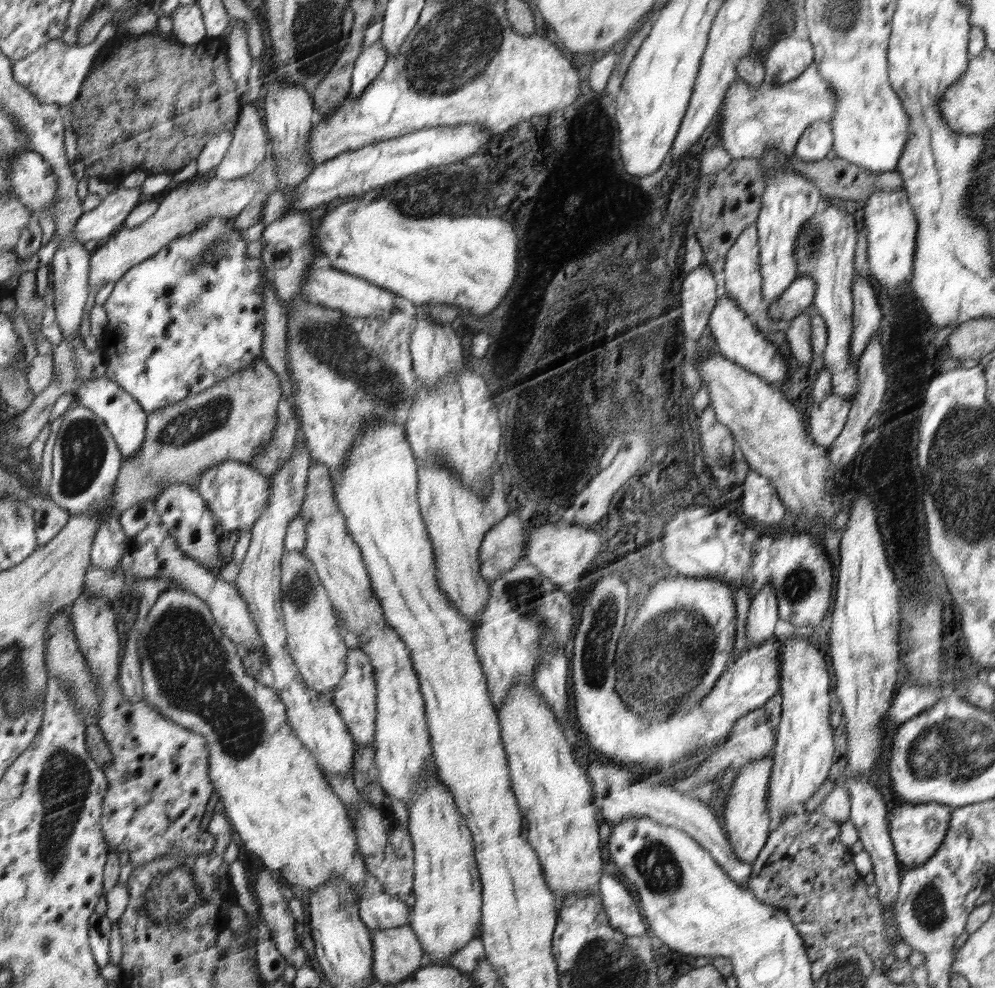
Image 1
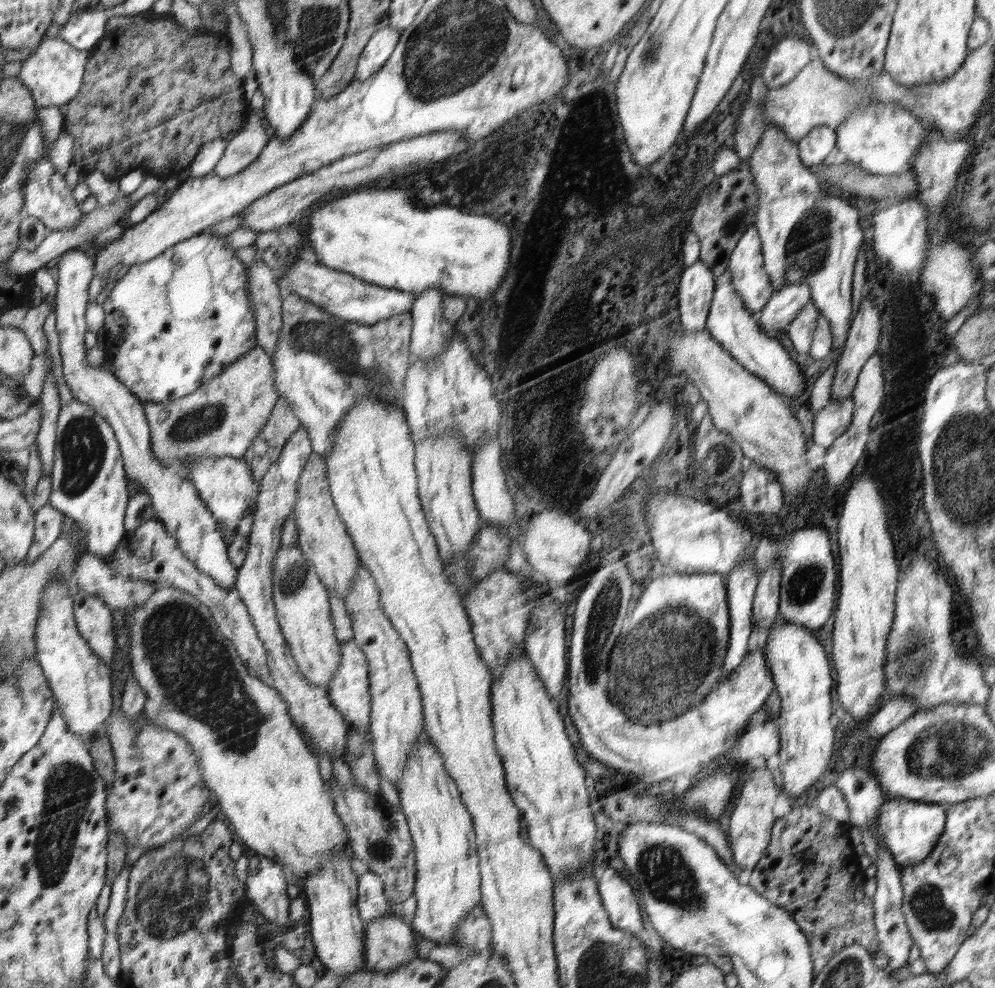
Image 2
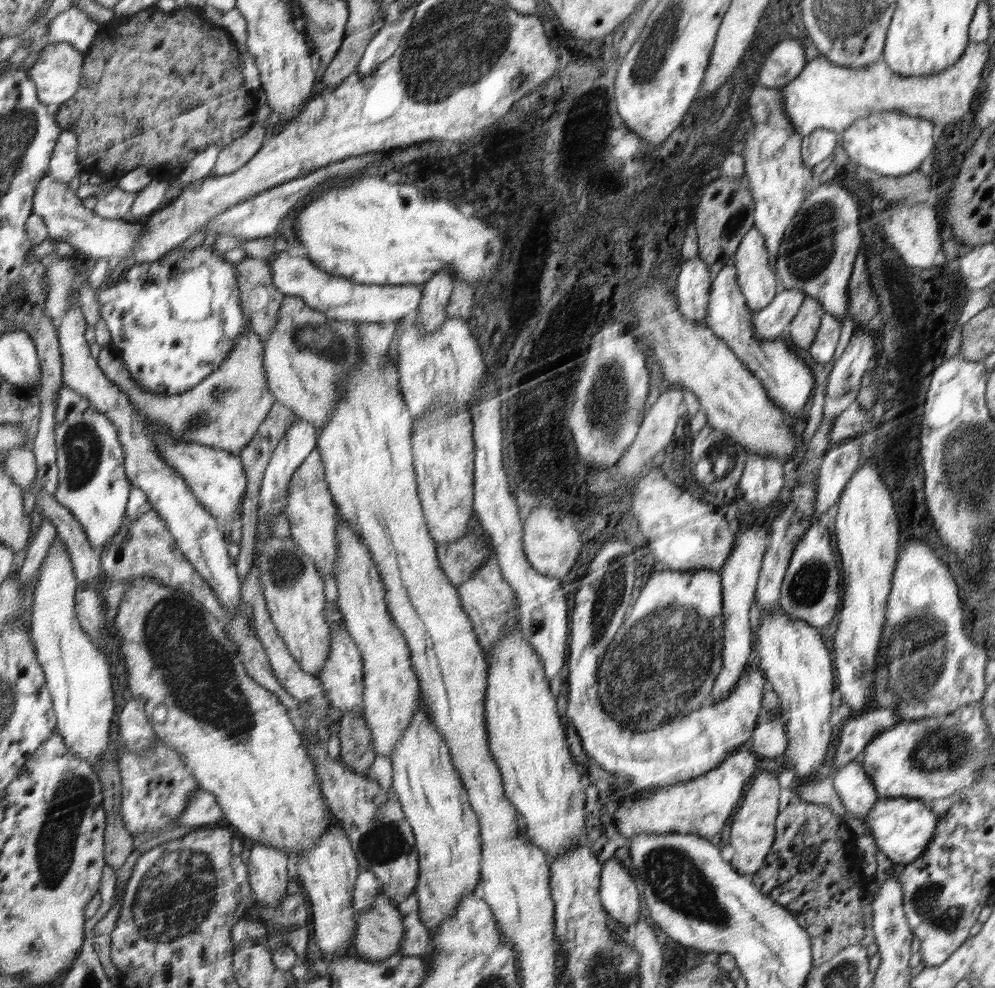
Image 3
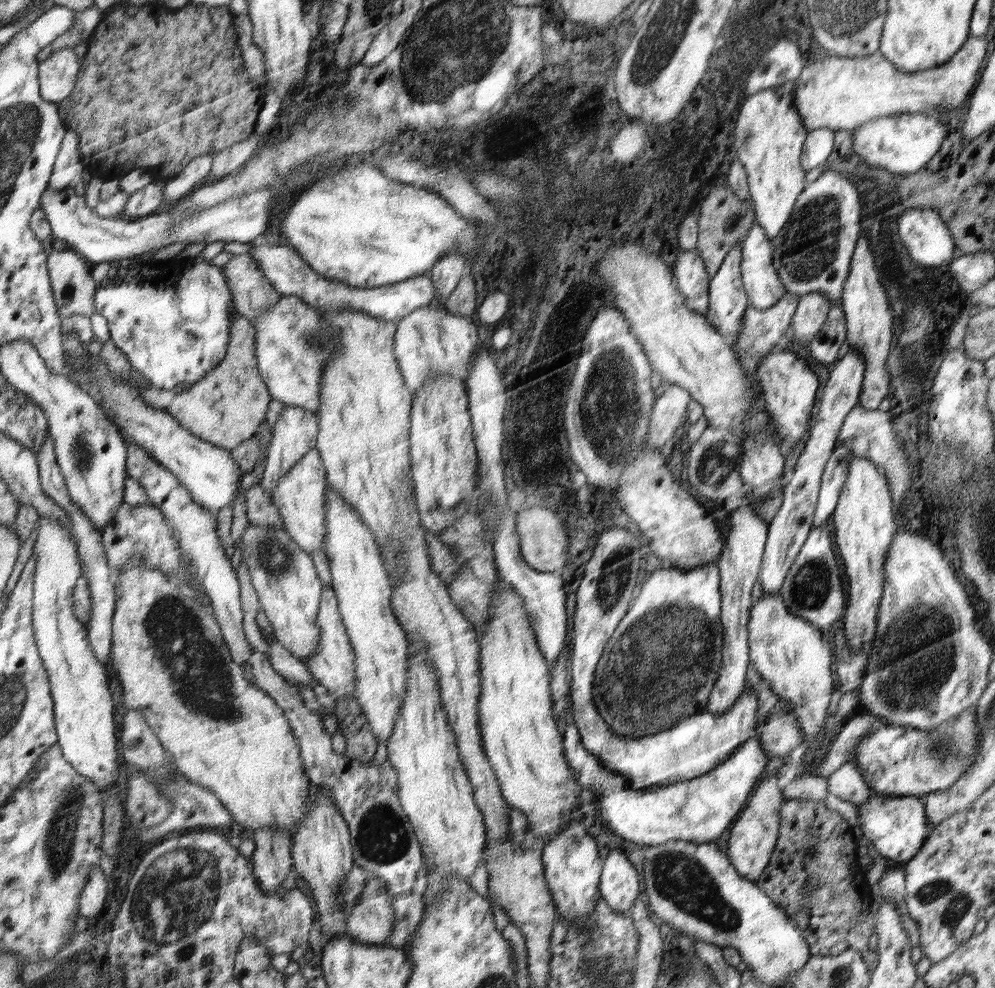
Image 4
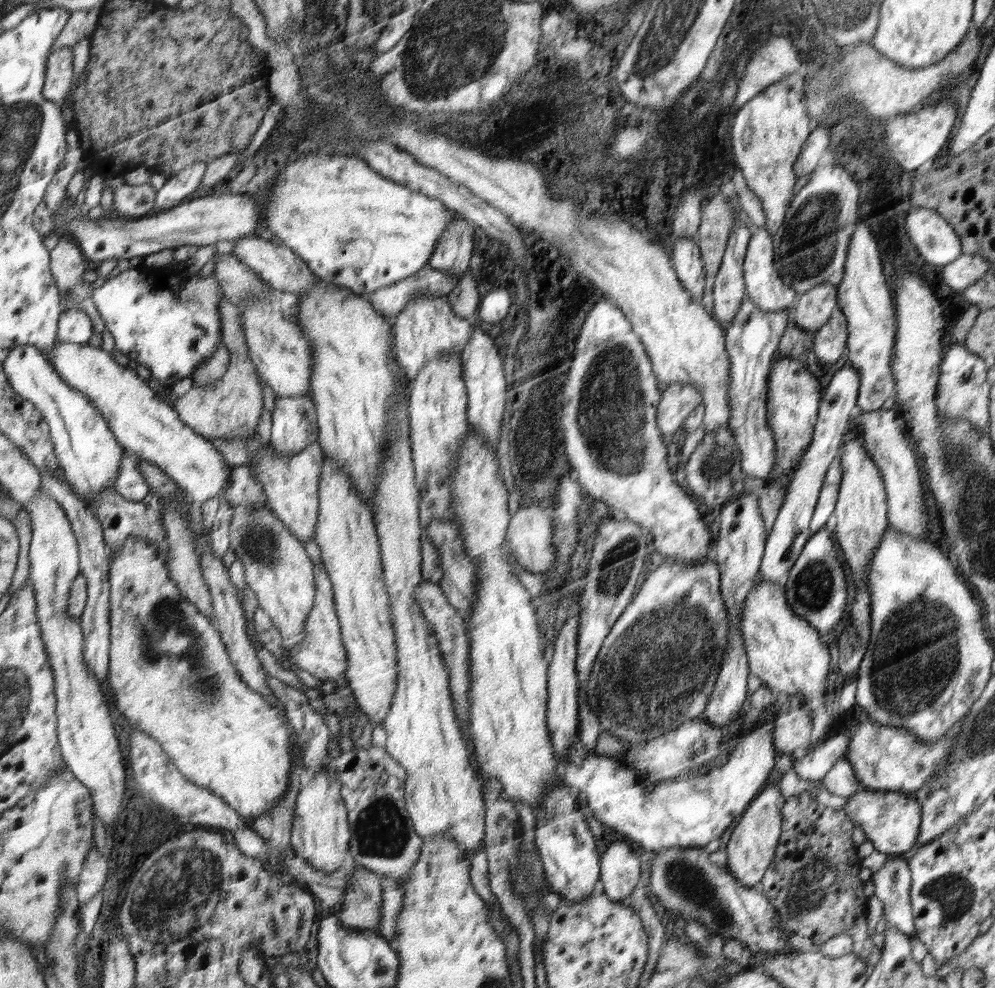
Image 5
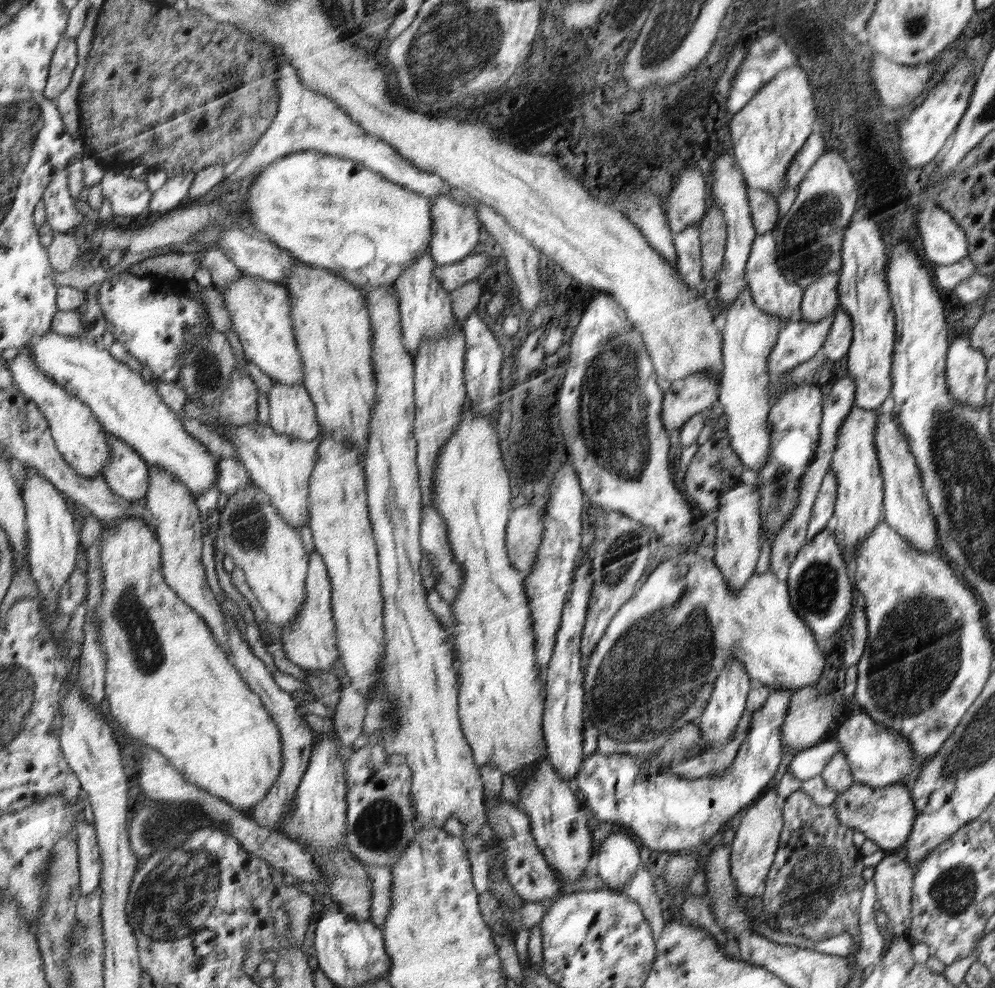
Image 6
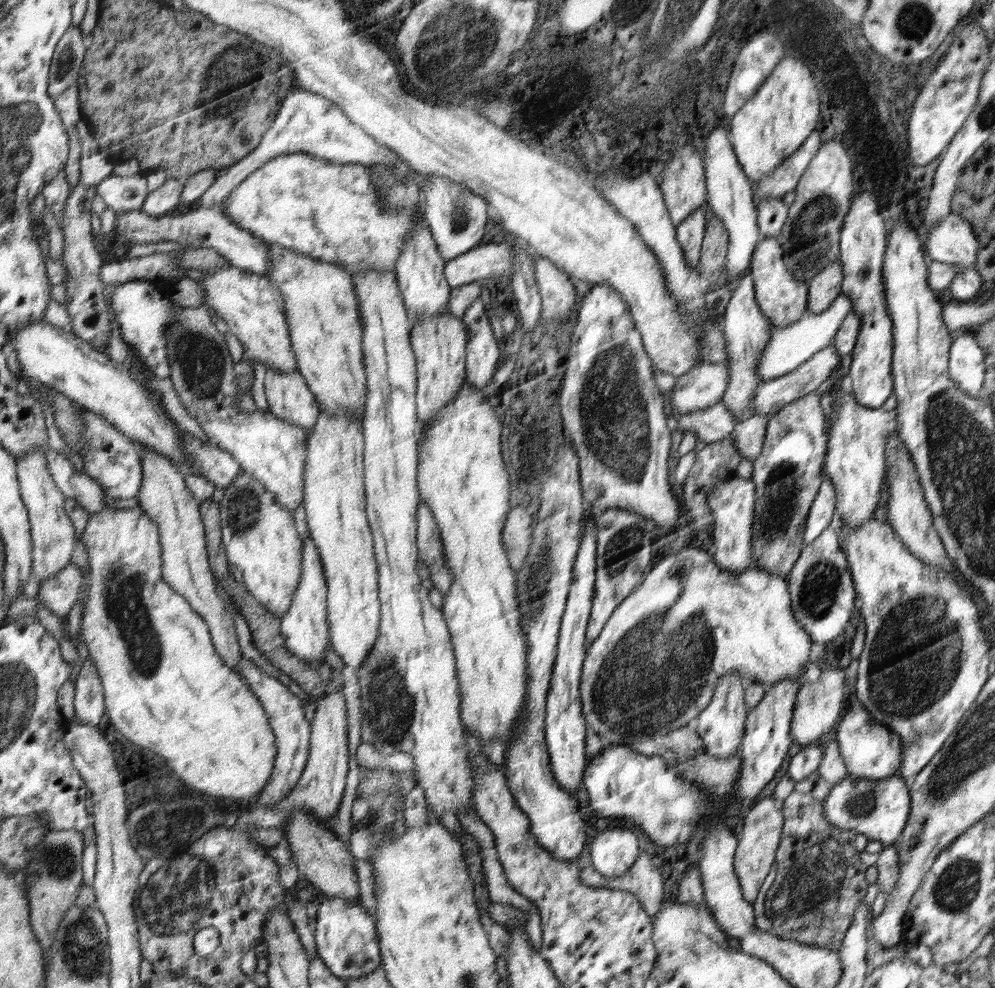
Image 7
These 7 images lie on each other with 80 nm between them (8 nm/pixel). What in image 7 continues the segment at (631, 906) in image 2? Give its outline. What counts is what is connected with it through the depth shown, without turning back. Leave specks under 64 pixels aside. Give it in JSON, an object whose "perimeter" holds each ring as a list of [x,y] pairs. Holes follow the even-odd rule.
{"perimeter":[[[631,825],[593,830],[586,862],[606,878],[628,873],[638,857],[638,840]],[[628,826],[628,830],[626,830]]]}

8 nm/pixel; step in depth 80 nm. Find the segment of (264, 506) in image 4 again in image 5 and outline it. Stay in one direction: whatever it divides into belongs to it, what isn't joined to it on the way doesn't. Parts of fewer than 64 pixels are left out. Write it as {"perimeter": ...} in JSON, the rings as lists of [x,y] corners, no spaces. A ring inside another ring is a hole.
{"perimeter":[[[249,466],[233,467],[223,498],[230,504],[251,504],[255,510],[267,506],[263,486],[250,475]]]}

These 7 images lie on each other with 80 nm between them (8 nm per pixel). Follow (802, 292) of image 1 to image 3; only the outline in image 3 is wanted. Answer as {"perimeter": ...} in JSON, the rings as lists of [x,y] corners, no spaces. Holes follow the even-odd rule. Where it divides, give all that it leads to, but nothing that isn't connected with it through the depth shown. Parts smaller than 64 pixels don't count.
{"perimeter":[[[780,289],[774,300],[762,311],[752,312],[752,328],[759,339],[780,339],[780,334],[796,317],[805,294],[800,290]]]}

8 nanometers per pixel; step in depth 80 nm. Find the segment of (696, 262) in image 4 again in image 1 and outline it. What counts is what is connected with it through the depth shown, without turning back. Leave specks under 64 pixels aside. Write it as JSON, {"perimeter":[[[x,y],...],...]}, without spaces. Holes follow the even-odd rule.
{"perimeter":[[[705,263],[686,273],[682,283],[682,324],[689,344],[708,331],[710,314],[718,298],[720,281]]]}

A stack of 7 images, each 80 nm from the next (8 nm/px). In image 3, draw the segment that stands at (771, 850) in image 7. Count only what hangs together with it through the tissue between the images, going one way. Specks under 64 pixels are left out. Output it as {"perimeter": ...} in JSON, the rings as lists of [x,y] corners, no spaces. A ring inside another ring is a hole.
{"perimeter":[[[760,772],[742,798],[738,813],[730,826],[730,846],[734,848],[731,865],[740,873],[756,873],[770,852],[774,838],[776,817],[779,813],[780,786],[776,773]]]}

